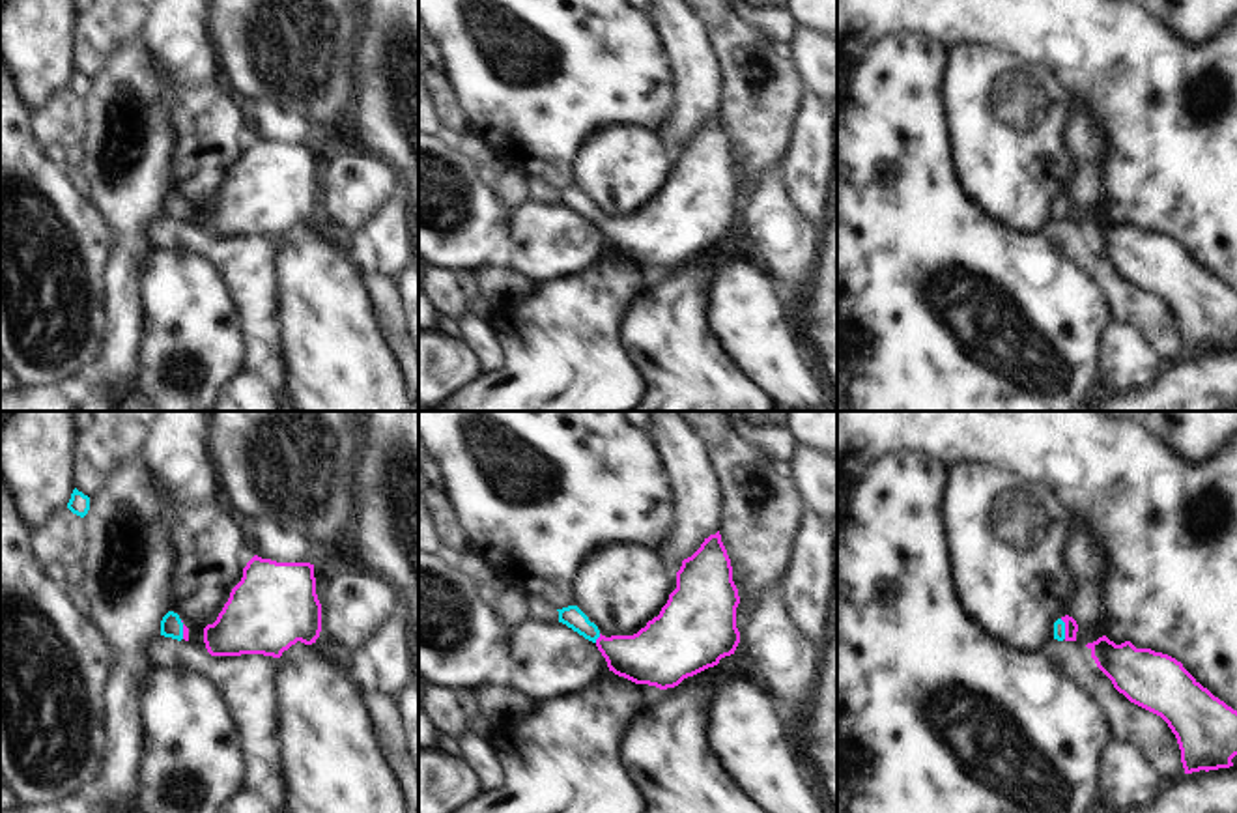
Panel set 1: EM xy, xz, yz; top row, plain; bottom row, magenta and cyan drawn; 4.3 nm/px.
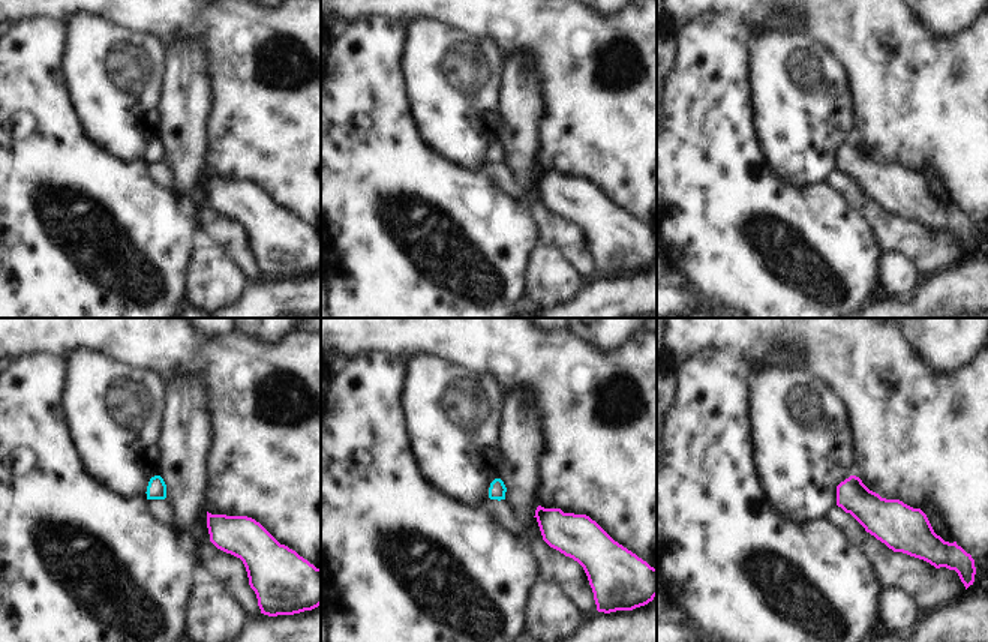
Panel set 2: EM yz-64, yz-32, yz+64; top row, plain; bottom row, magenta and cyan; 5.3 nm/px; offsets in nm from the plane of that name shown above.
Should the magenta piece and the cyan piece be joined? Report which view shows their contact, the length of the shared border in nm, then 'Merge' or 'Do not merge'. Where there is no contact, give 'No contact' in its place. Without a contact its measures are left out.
Touches magenta in yz. Shared border 90 nm. Merge

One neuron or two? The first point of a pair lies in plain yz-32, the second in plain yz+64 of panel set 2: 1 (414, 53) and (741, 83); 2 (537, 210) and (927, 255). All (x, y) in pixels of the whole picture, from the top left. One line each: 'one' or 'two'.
1: two
2: one

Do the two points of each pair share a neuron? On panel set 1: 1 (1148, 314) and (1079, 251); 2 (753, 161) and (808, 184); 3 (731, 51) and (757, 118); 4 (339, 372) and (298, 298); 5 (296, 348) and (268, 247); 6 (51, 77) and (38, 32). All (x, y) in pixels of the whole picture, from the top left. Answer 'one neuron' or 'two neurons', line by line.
1: one neuron
2: two neurons
3: one neuron
4: one neuron
5: two neurons
6: one neuron

